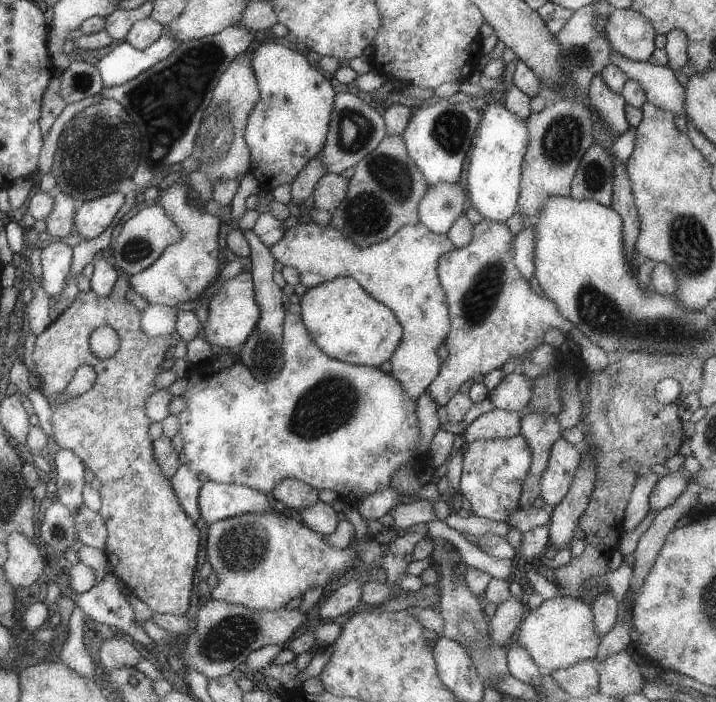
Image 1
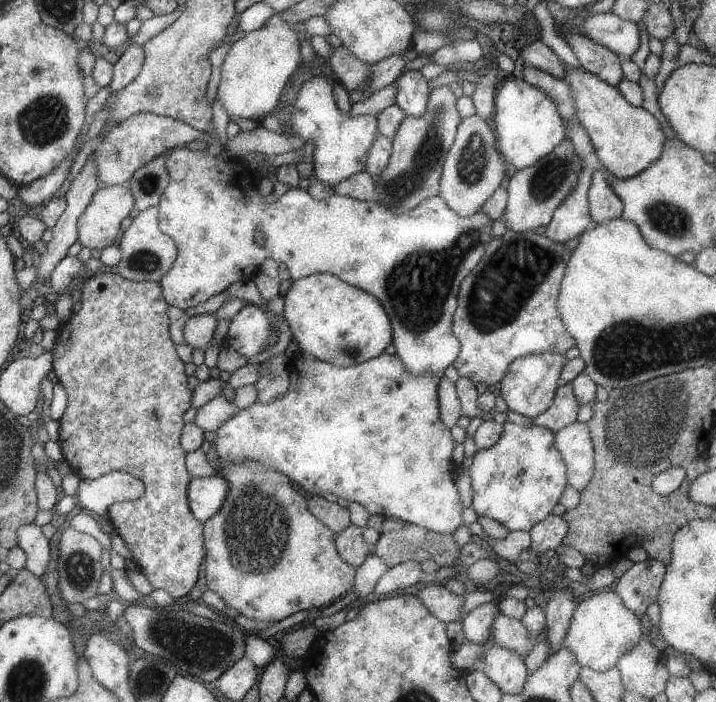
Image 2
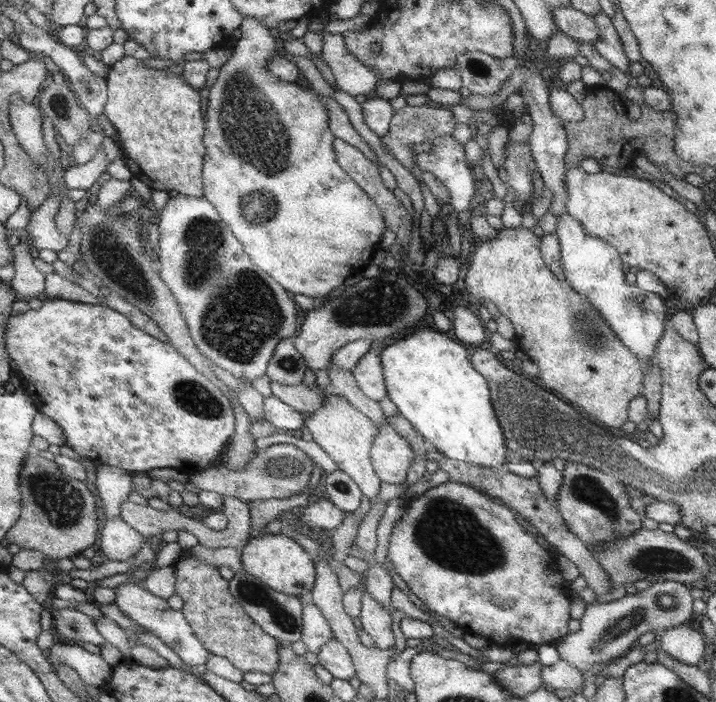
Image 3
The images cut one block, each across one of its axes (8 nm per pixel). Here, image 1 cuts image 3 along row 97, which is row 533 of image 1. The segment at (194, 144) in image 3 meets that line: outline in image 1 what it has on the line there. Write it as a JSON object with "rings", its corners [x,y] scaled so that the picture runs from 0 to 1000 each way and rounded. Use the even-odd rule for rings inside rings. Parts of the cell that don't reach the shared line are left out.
{"rings":[[[165,392],[155,416],[149,422],[135,422],[130,413],[109,415],[105,427],[77,453],[68,464],[50,480],[45,501],[57,536],[57,556],[71,584],[71,607],[75,630],[84,640],[102,641],[113,652],[119,665],[124,667],[140,689],[140,722],[135,729],[144,738],[148,752],[145,789],[154,813],[177,840],[205,860],[211,875],[256,876],[264,863],[270,815],[272,815],[272,792],[278,755],[270,749],[267,738],[258,735],[246,702],[239,698],[236,684],[225,678],[225,670],[214,652],[214,627],[205,621],[205,607],[211,598],[203,593],[203,573],[219,558],[211,541],[216,533],[228,530],[222,516],[228,504],[233,504],[235,477],[209,480],[197,469],[197,444],[176,427],[175,419],[180,412],[180,392]],[[135,464],[152,464],[162,473],[165,497],[158,507],[148,511],[135,510],[124,496],[124,476]],[[113,519],[127,521],[133,528],[130,550],[88,575],[74,575],[77,567],[88,558],[88,553],[113,526]]]}

